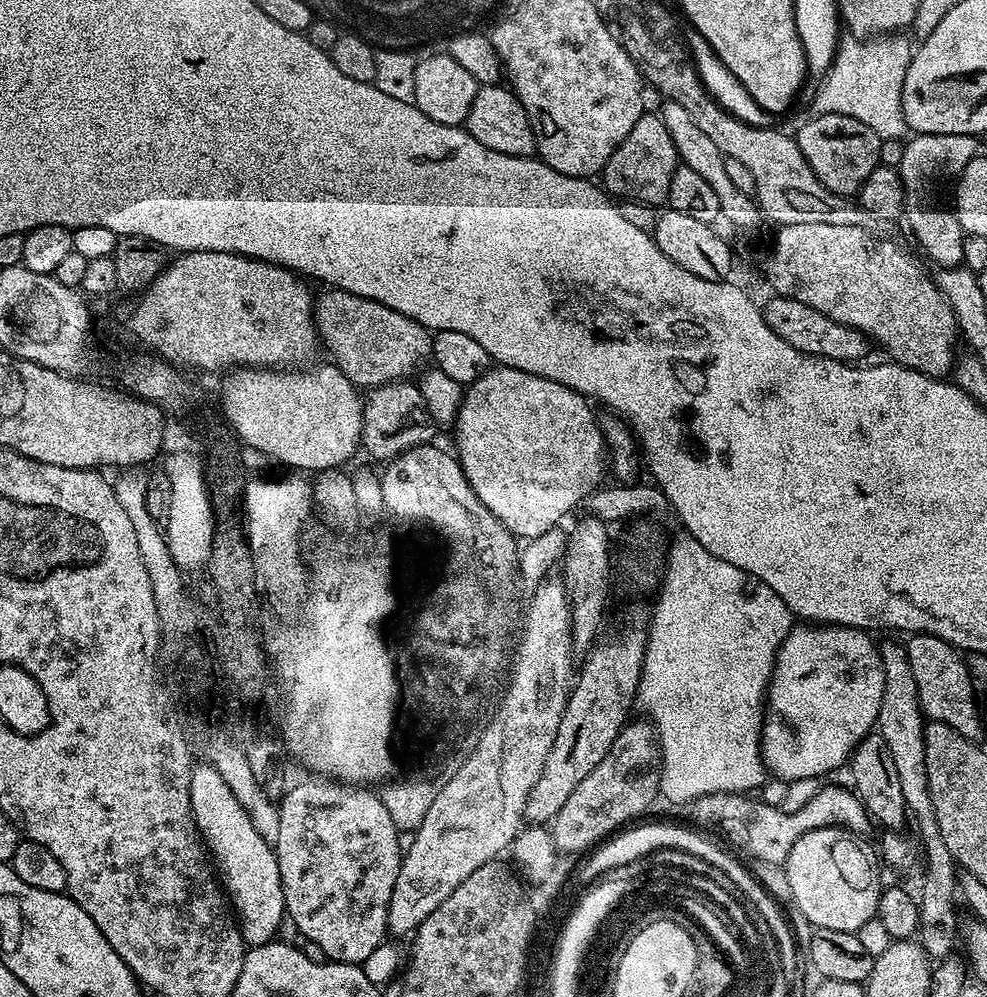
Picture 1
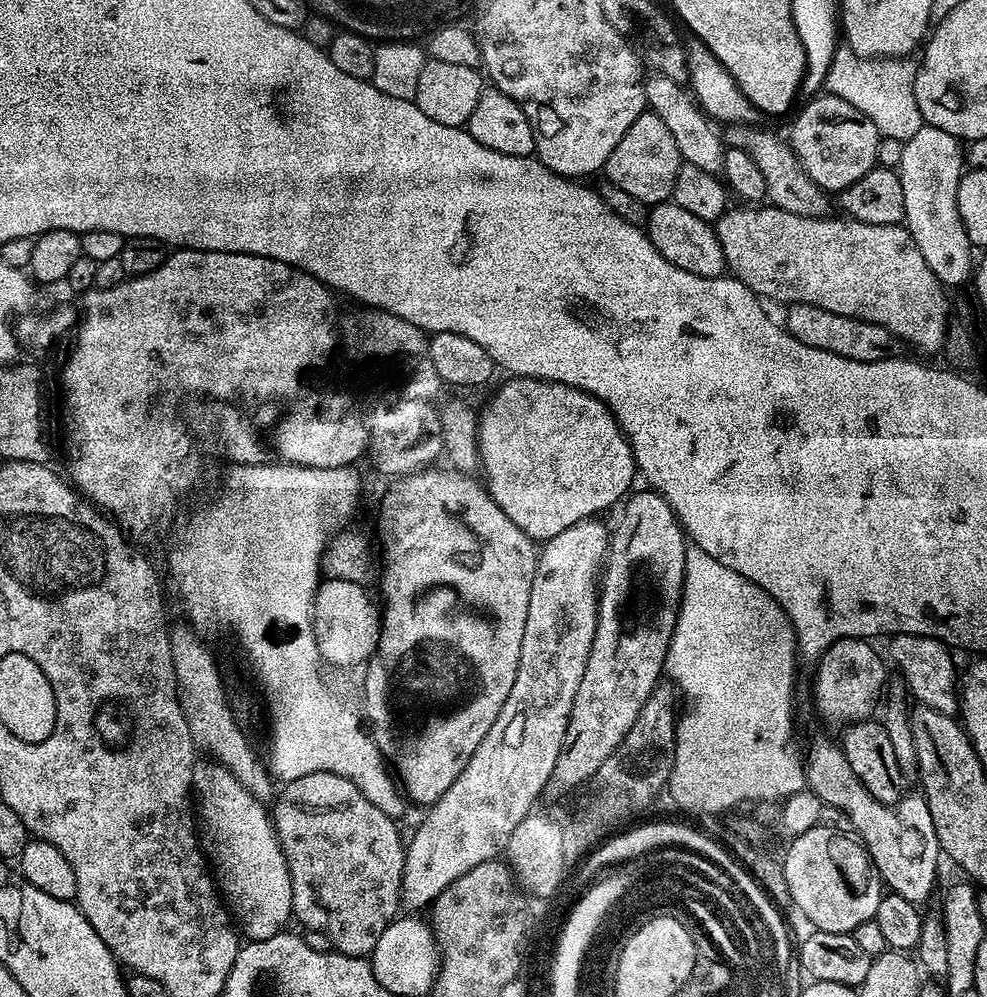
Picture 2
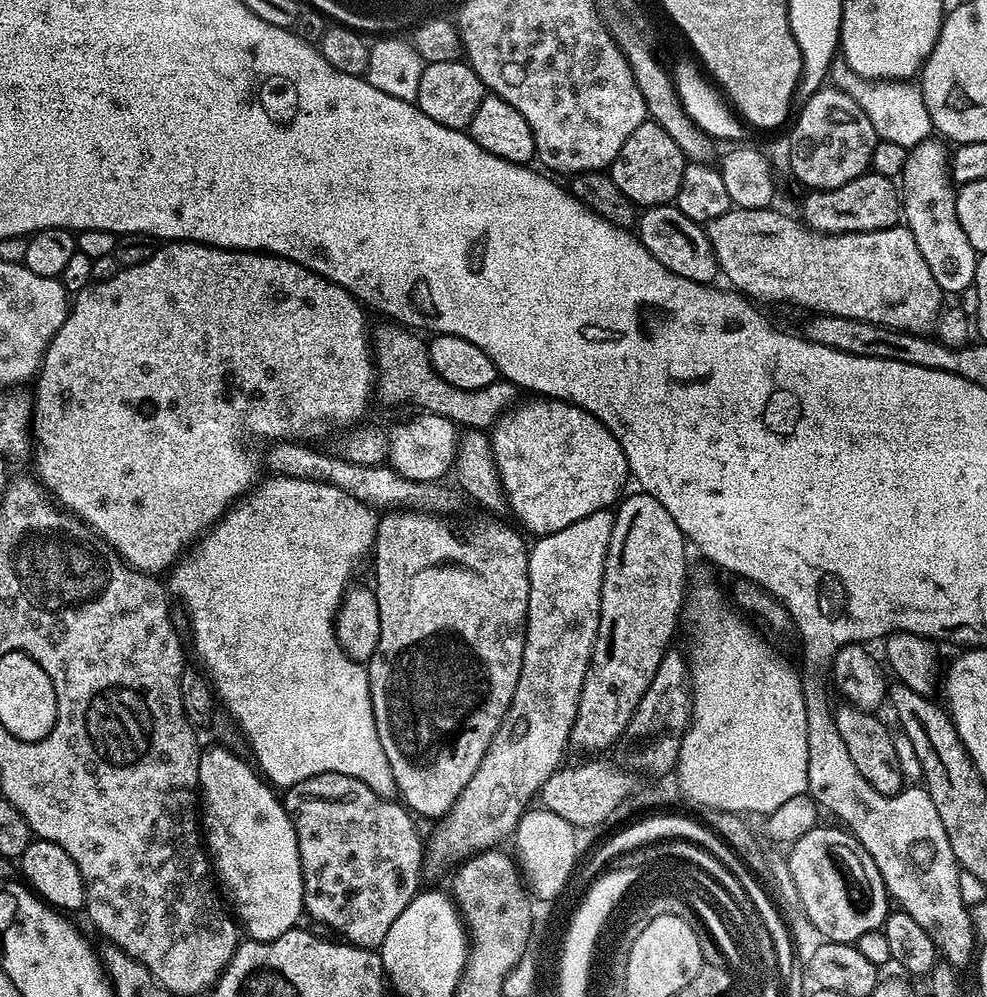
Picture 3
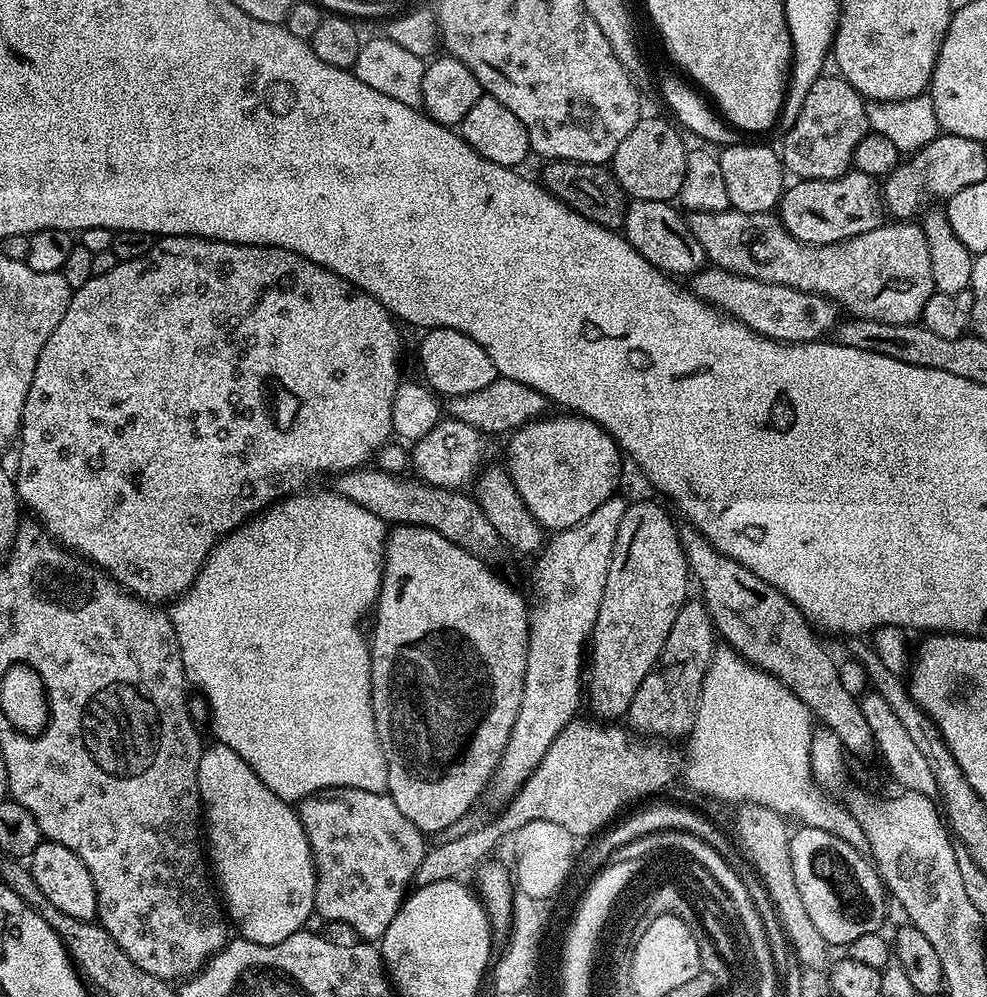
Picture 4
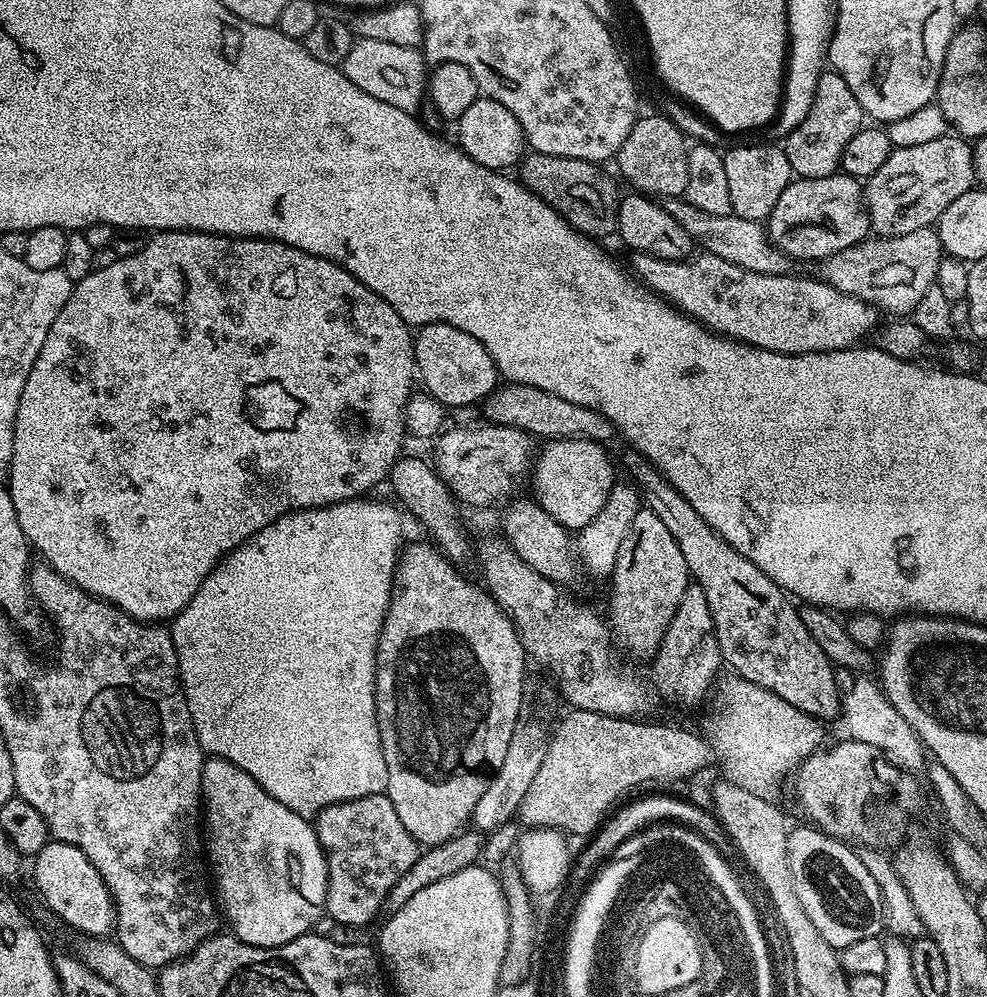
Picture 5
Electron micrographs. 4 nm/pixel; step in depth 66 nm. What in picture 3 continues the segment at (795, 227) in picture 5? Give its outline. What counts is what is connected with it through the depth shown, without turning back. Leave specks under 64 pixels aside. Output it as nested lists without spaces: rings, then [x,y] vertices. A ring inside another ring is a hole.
[[[871,170],[846,182],[846,186],[812,190],[807,195],[799,215],[814,232],[869,232],[895,228],[902,220],[901,193],[893,177]]]

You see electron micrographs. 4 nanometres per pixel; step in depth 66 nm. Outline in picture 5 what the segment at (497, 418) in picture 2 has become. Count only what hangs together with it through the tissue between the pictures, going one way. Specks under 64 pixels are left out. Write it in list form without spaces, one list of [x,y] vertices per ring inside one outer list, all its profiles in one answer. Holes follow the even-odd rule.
[[[552,438],[544,449],[534,456],[534,471],[530,484],[536,487],[534,500],[550,518],[554,518],[564,528],[579,530],[588,525],[602,510],[610,494],[614,477],[612,464],[597,441],[587,438]]]

